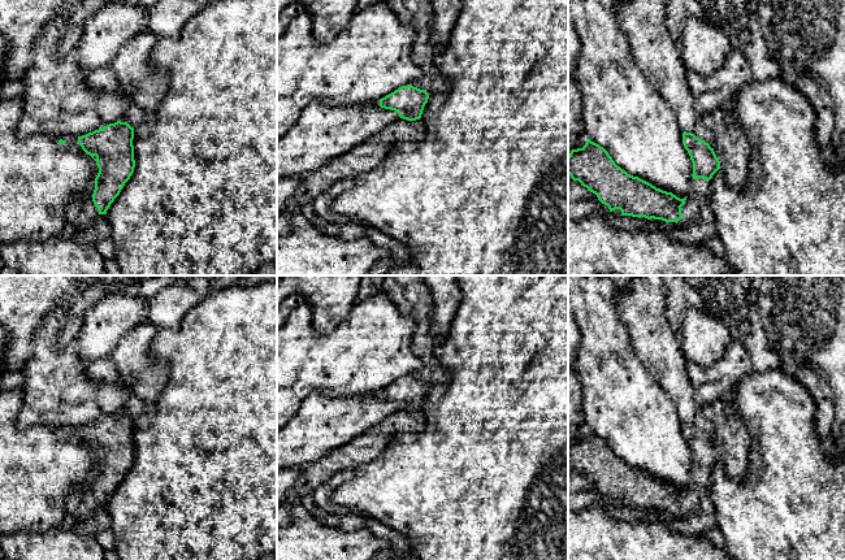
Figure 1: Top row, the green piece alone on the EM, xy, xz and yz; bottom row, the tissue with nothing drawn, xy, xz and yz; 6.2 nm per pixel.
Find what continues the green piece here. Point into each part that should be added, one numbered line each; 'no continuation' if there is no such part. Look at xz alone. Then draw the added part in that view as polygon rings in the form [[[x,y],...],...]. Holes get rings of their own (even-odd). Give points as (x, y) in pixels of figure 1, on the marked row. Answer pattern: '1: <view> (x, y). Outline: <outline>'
1: xz (365, 156). Outline: [[[398,118],[370,135],[360,144],[351,147],[316,172],[304,175],[286,210],[277,218],[277,236],[289,235],[292,230],[291,218],[304,205],[341,179],[355,178],[374,169],[396,144],[412,144],[425,139],[425,126],[421,120]]]

